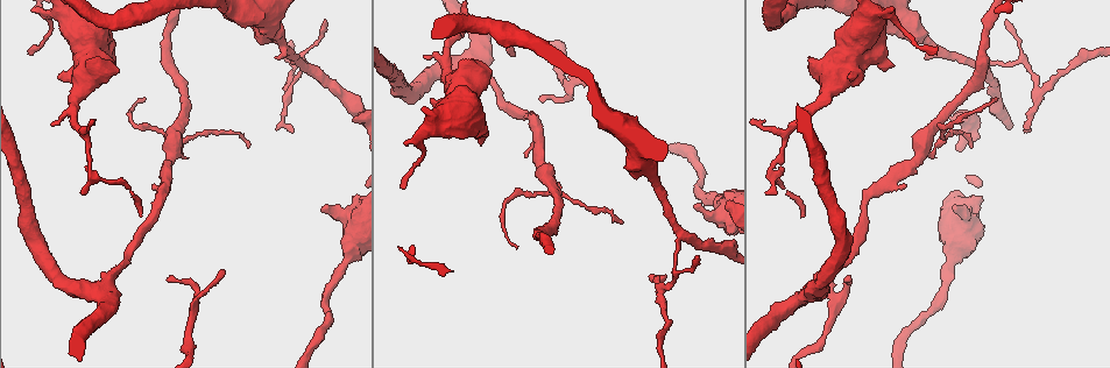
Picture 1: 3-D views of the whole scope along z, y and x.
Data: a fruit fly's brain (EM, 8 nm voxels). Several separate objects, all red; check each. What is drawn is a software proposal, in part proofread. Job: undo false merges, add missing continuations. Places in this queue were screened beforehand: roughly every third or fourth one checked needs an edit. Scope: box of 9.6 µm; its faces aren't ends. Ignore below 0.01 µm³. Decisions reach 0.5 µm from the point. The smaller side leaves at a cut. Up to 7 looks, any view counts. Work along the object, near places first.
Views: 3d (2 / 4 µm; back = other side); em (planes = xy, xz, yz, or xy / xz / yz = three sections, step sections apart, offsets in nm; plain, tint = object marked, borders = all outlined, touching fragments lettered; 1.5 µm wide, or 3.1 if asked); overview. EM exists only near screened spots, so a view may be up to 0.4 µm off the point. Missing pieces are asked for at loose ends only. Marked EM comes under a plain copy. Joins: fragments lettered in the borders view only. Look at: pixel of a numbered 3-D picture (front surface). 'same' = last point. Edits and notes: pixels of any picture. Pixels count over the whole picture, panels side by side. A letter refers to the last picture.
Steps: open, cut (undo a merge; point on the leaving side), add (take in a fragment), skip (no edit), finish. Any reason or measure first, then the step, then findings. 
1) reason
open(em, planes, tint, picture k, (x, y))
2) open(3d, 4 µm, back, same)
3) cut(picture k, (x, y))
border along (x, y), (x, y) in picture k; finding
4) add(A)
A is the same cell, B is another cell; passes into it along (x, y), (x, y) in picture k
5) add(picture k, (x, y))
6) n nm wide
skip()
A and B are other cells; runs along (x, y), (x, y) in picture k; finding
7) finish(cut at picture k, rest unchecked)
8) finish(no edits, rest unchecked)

open(3d, 4 µm, picture 1, (891, 66))

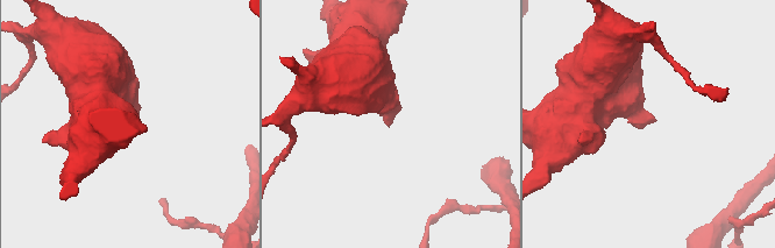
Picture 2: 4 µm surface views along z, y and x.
need the tissue
open(em, xy, step 8, tint, picture 2, (386, 124))

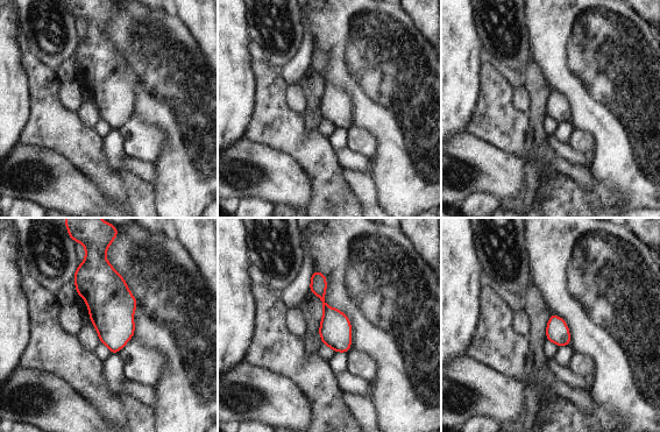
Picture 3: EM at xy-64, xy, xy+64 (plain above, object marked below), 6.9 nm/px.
another direction
open(em, planes, borders, same)

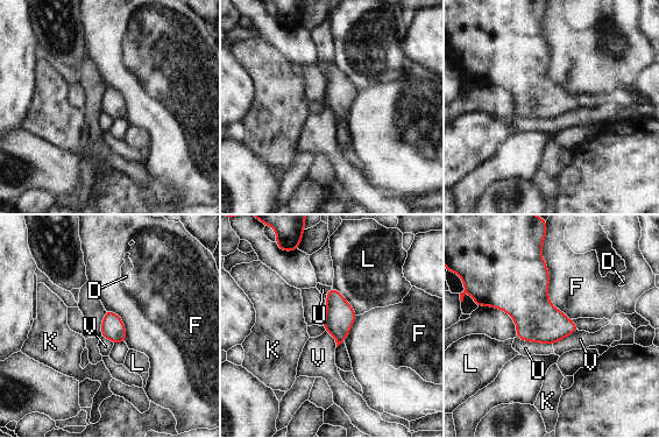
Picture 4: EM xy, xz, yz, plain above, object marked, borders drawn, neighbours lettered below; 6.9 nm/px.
F touches over 500 nm
skip()
D, F, K, L, U and V are other cells; border along (579, 330), (553, 345) in picture 4; none of them fits

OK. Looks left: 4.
open(em, yz, step 4, borders, picture 1, (1068, 70))

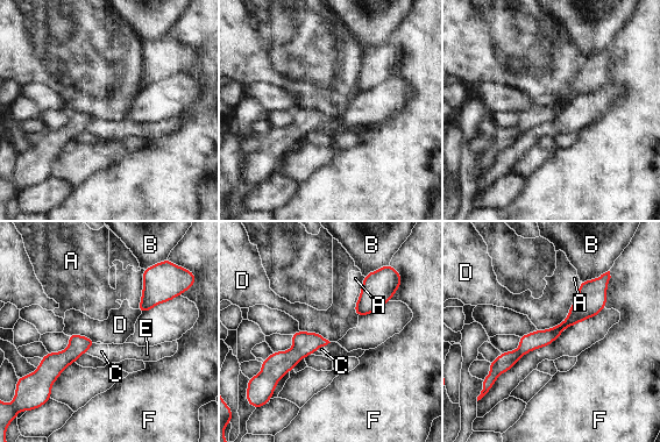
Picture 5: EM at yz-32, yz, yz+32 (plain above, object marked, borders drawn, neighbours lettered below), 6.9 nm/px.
open(em, xy, step 8, borders, same)

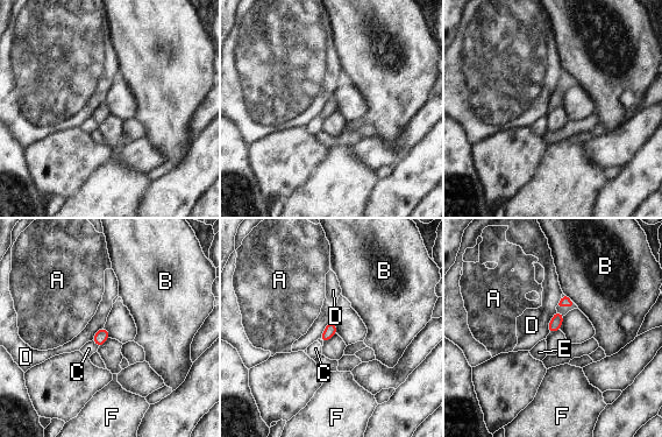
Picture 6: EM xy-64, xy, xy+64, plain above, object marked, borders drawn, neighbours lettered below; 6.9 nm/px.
D touches over 180 nm
skip()
A, B, C, D, E and F are other cells; continuous, no second cell

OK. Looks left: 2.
three-way junction
open(em, planes, borders, picture 1, (679, 233))

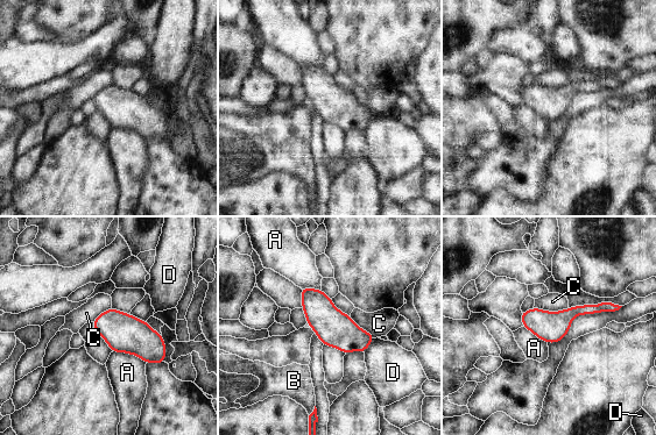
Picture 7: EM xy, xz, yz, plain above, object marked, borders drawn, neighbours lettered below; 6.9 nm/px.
220 nm wide; A touches over 260 nm
skip()
A, B, C and D are other cells; all the same cell

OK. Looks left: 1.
finish(no edits, rest unchecked)

